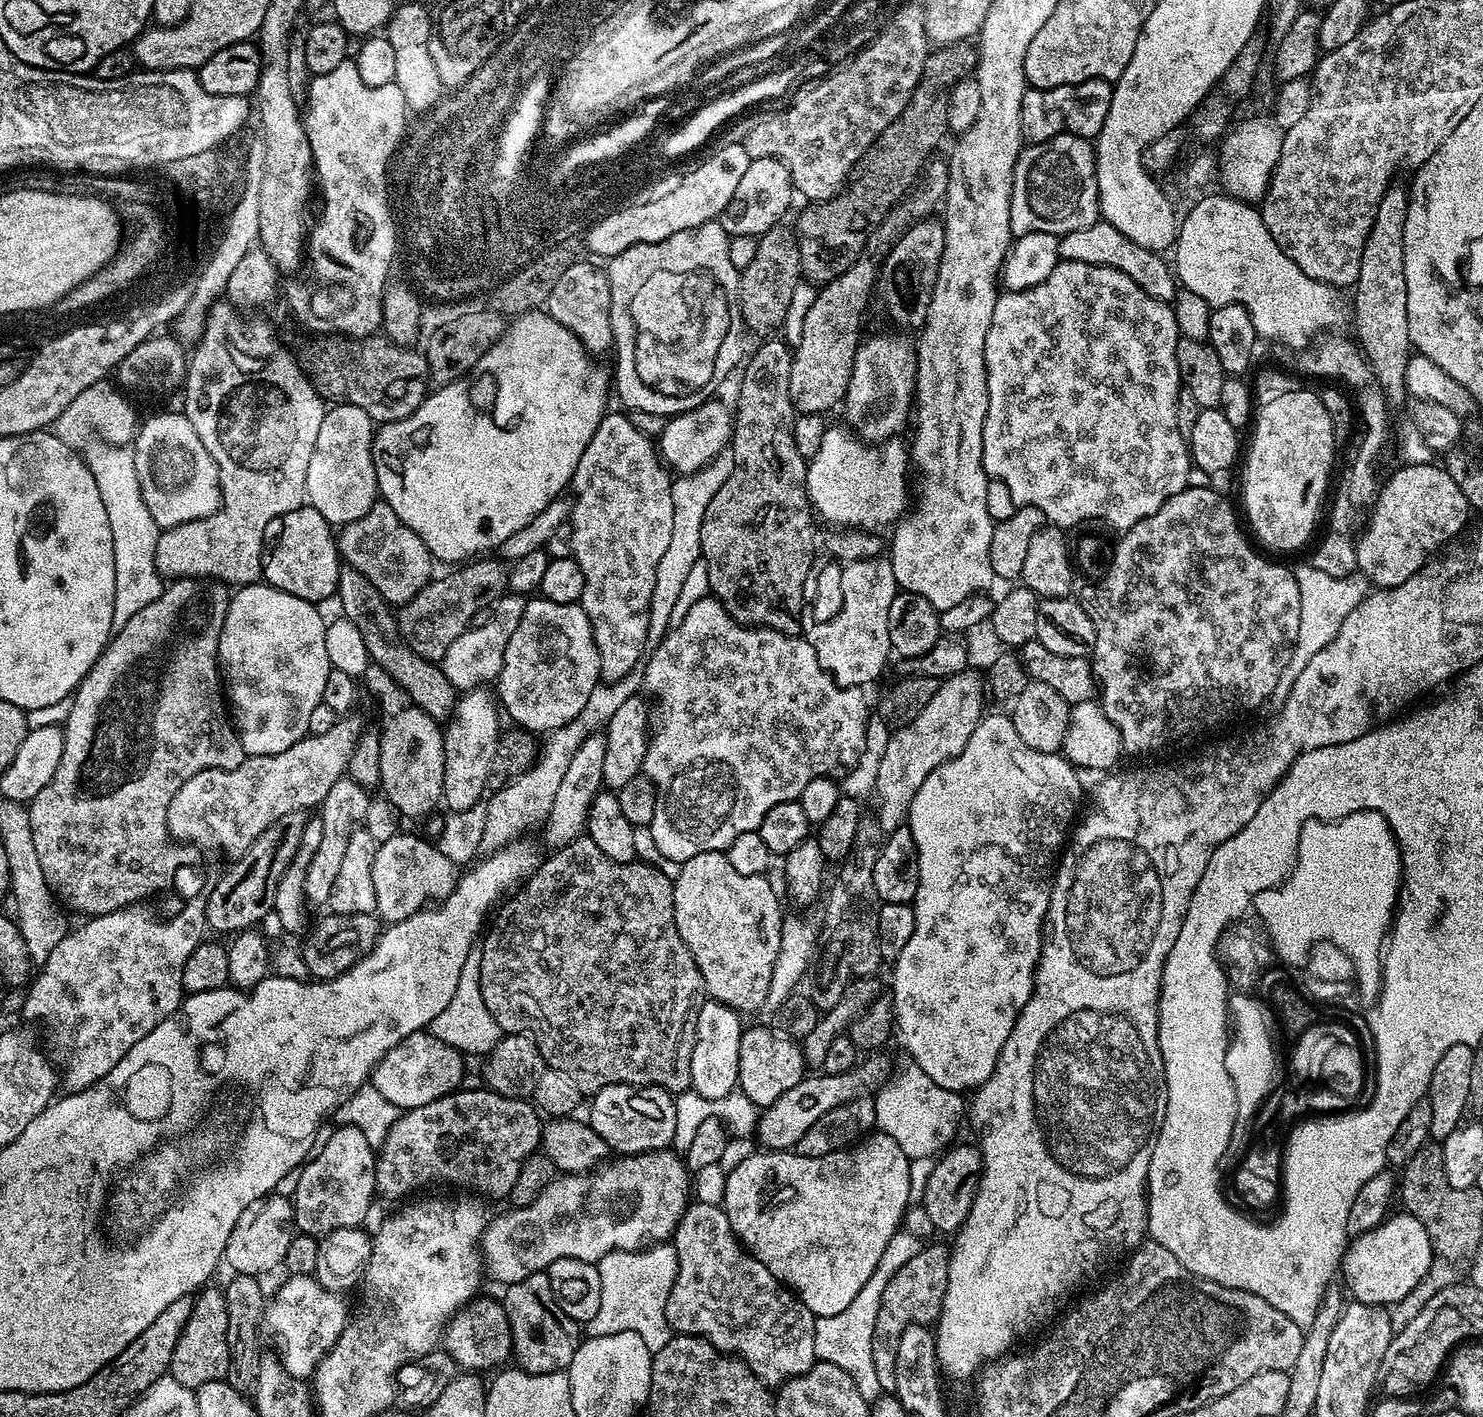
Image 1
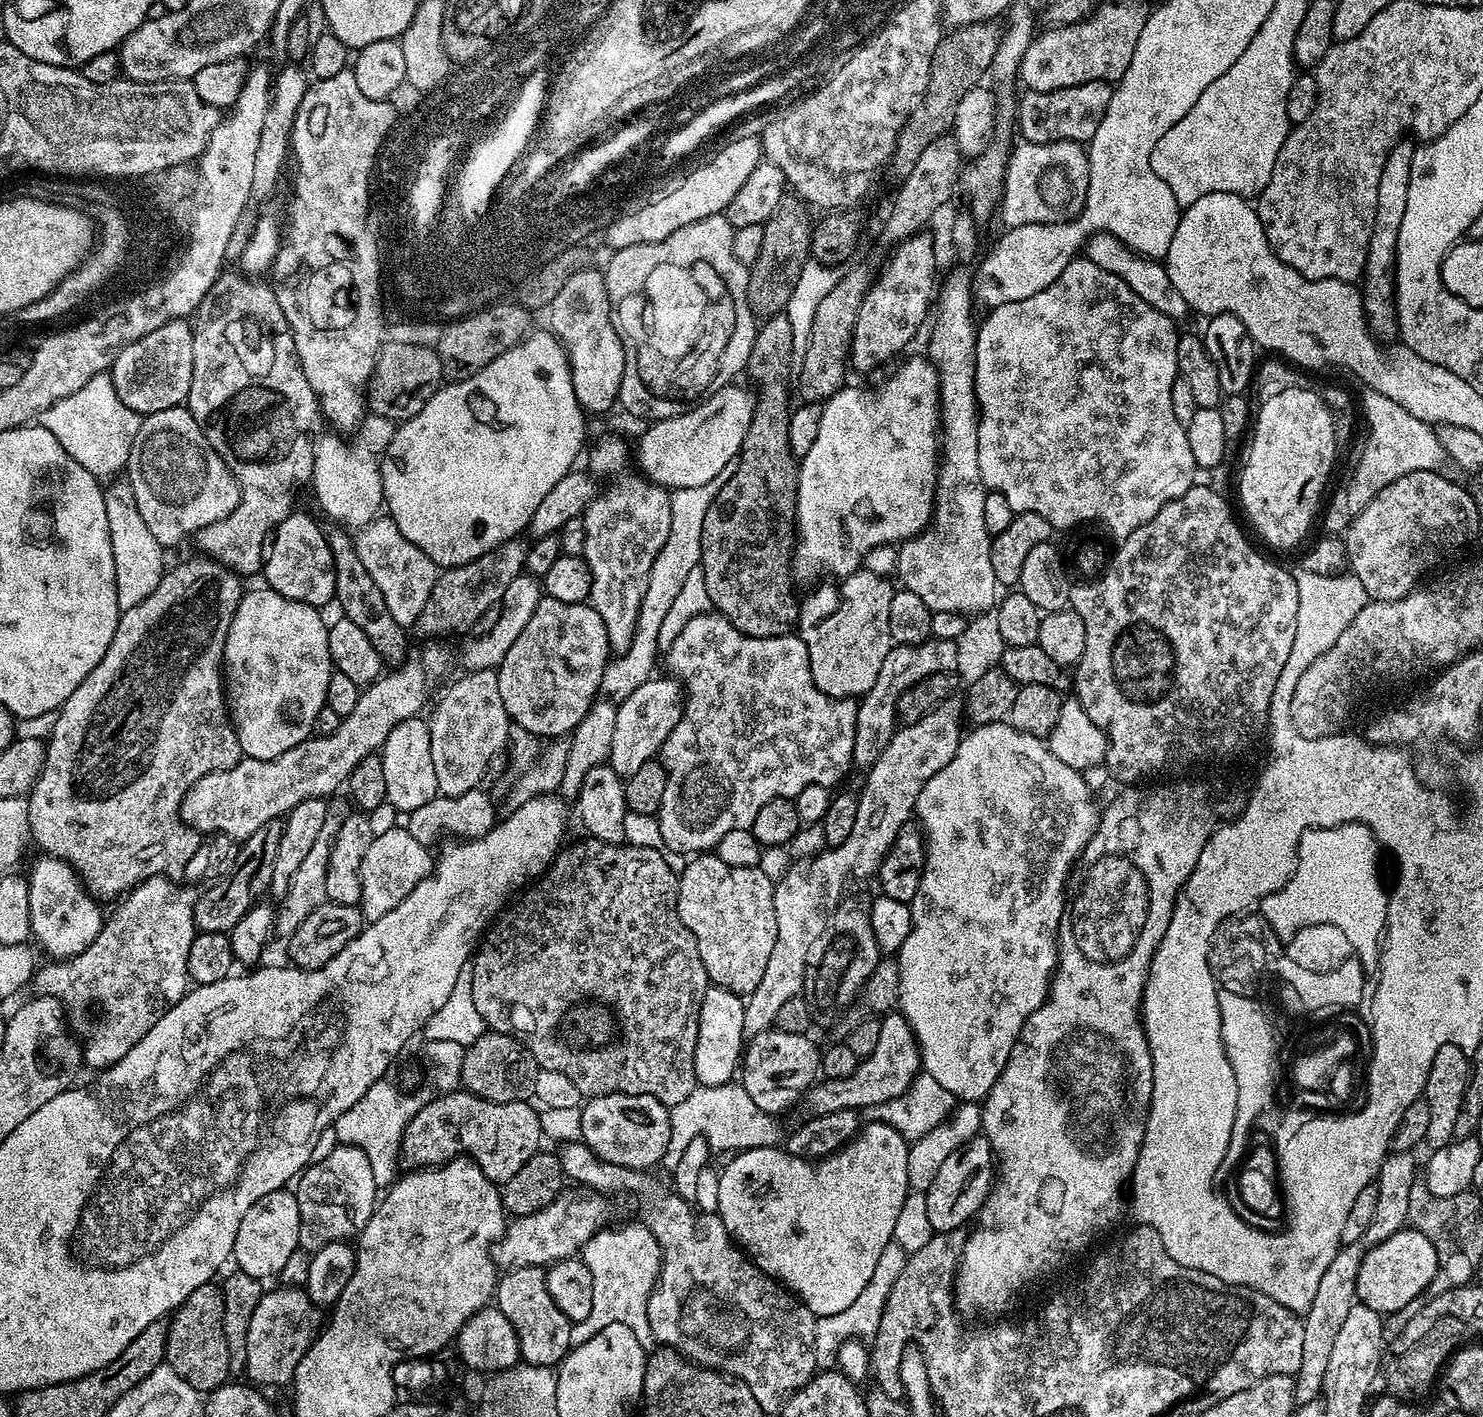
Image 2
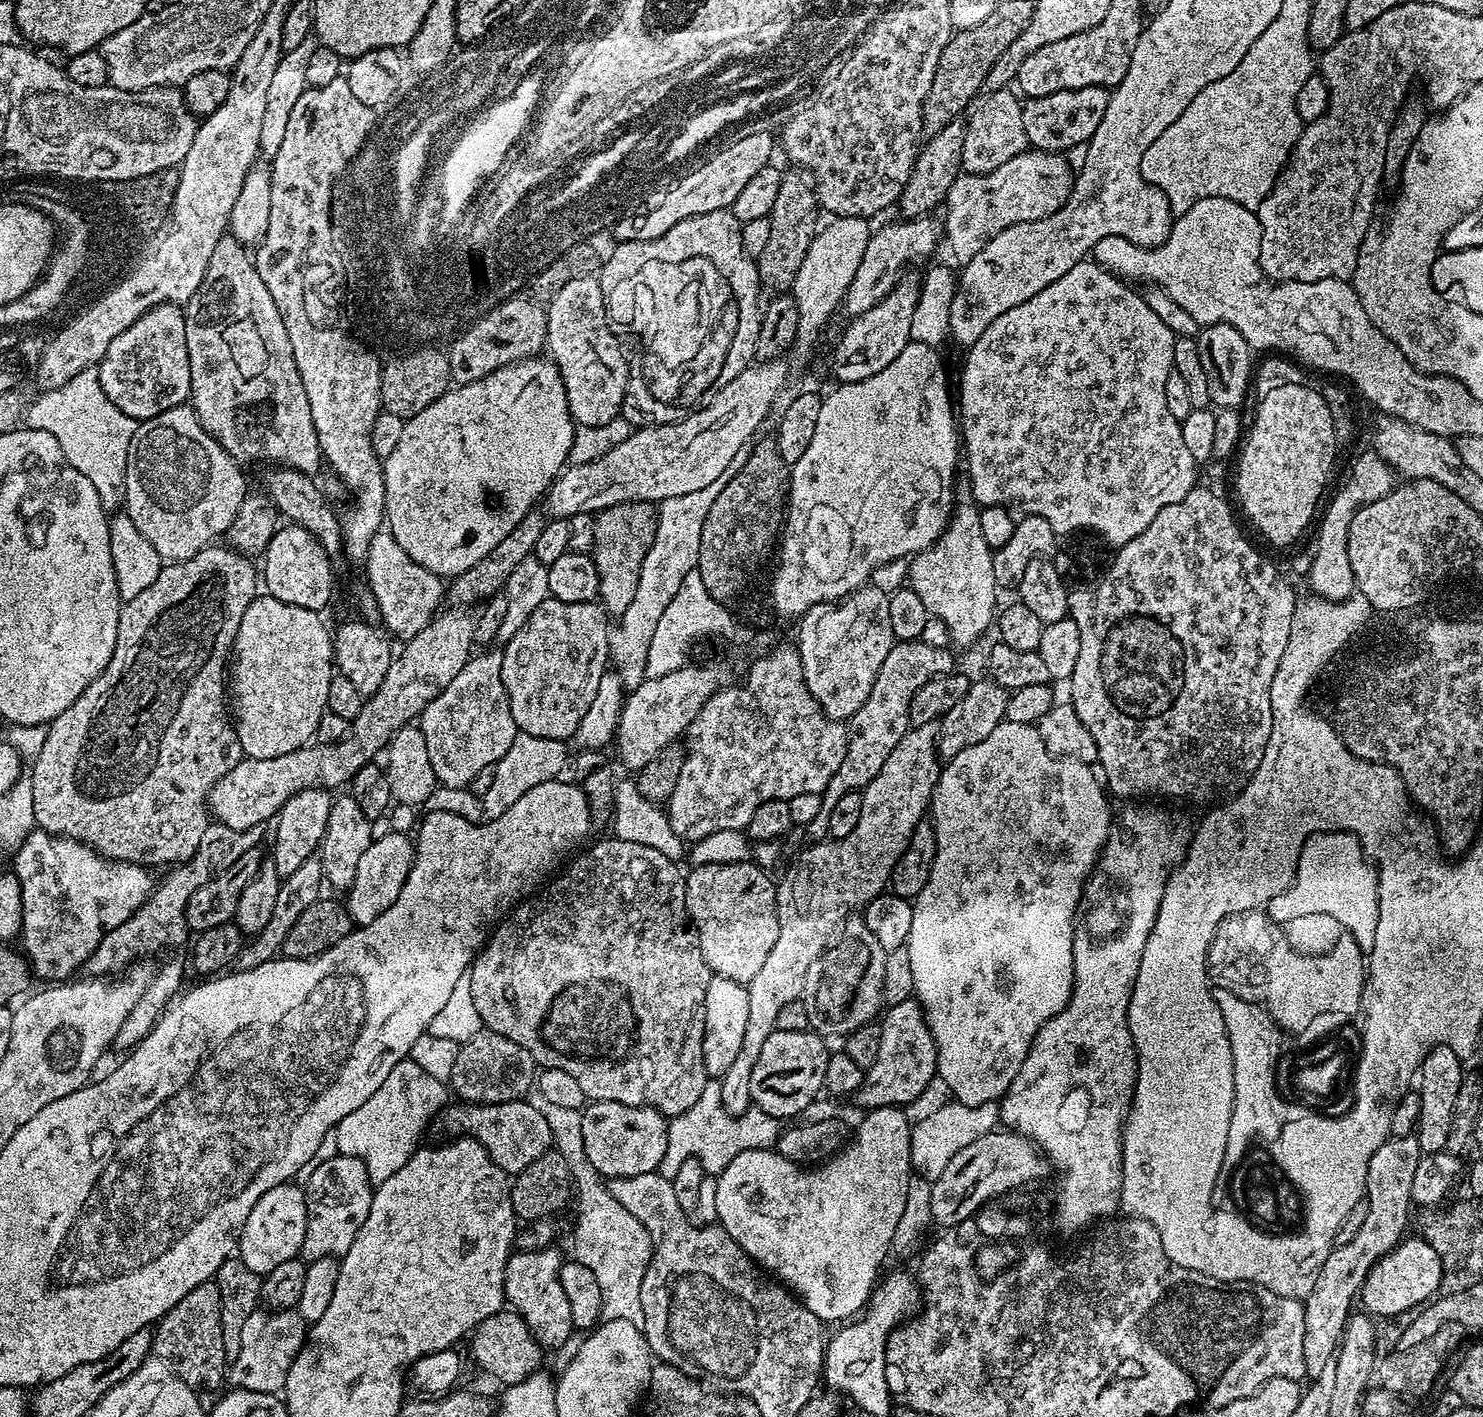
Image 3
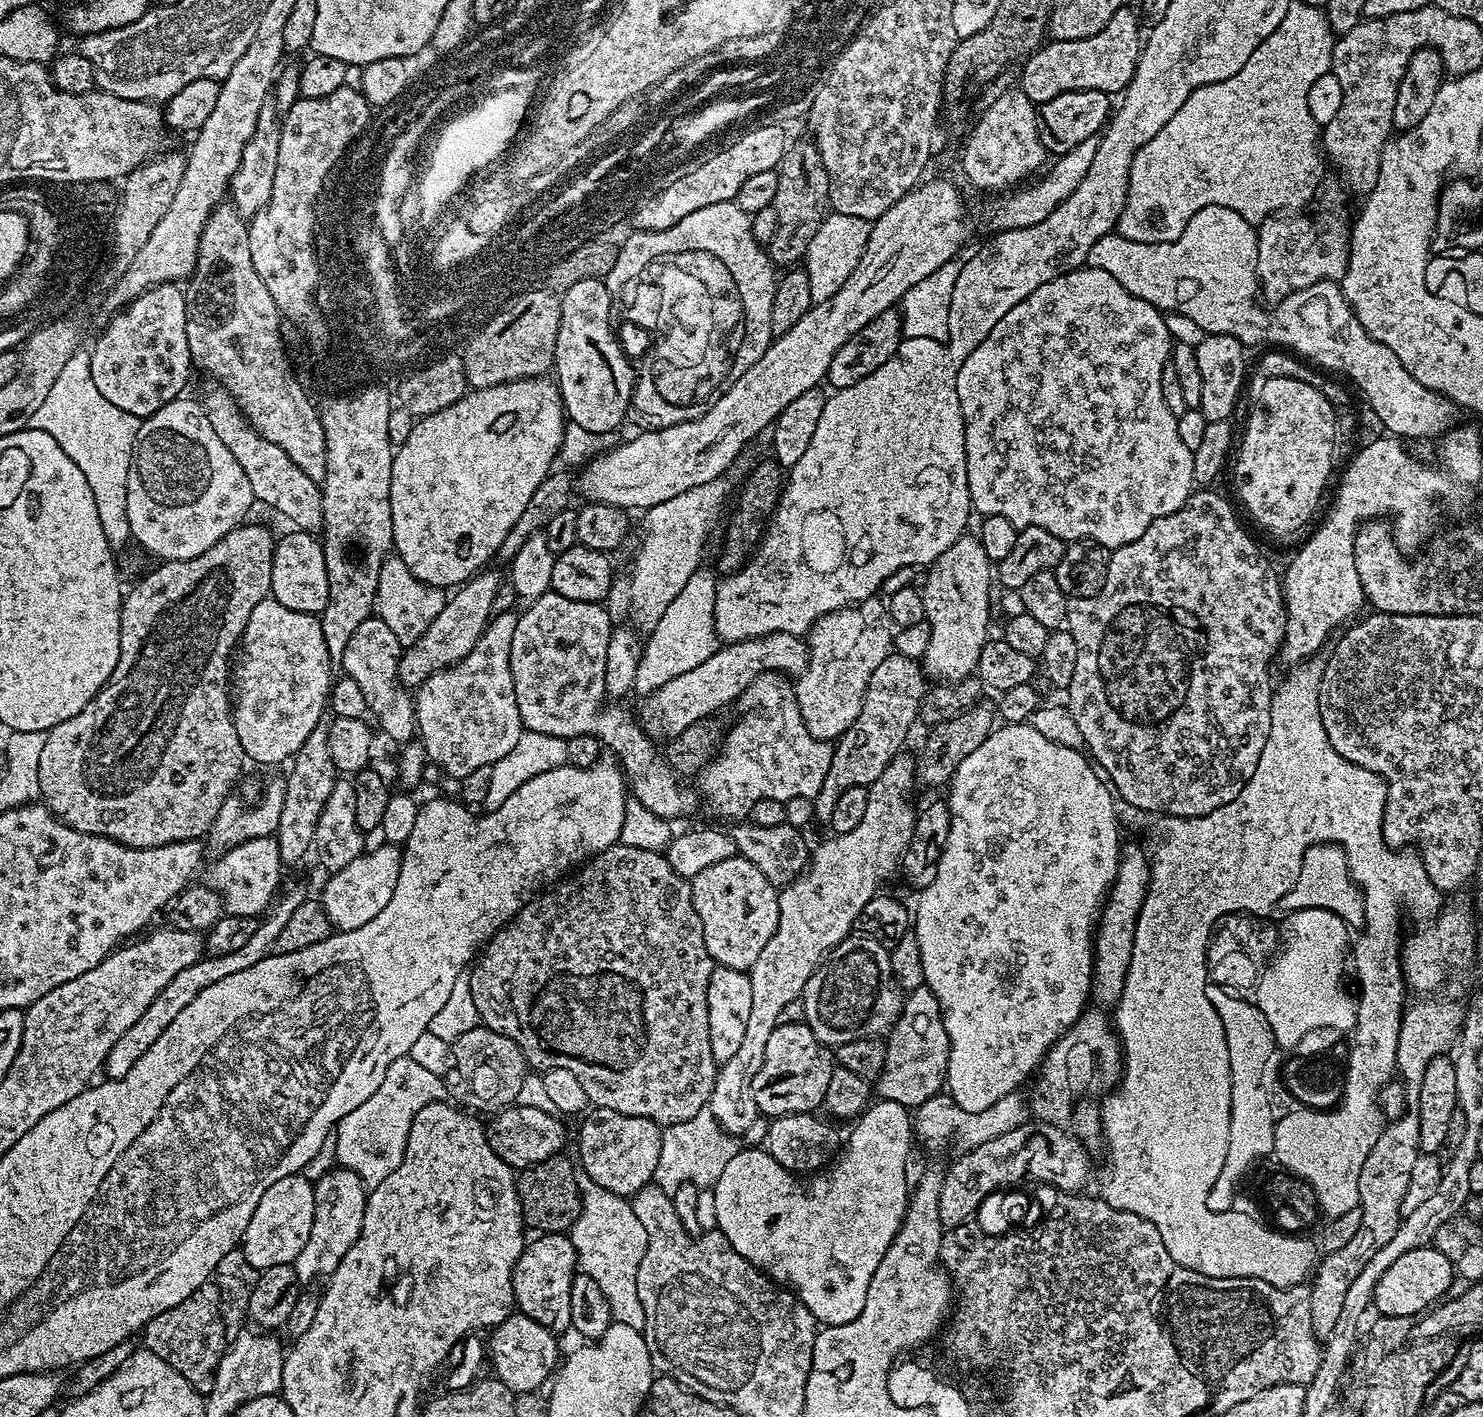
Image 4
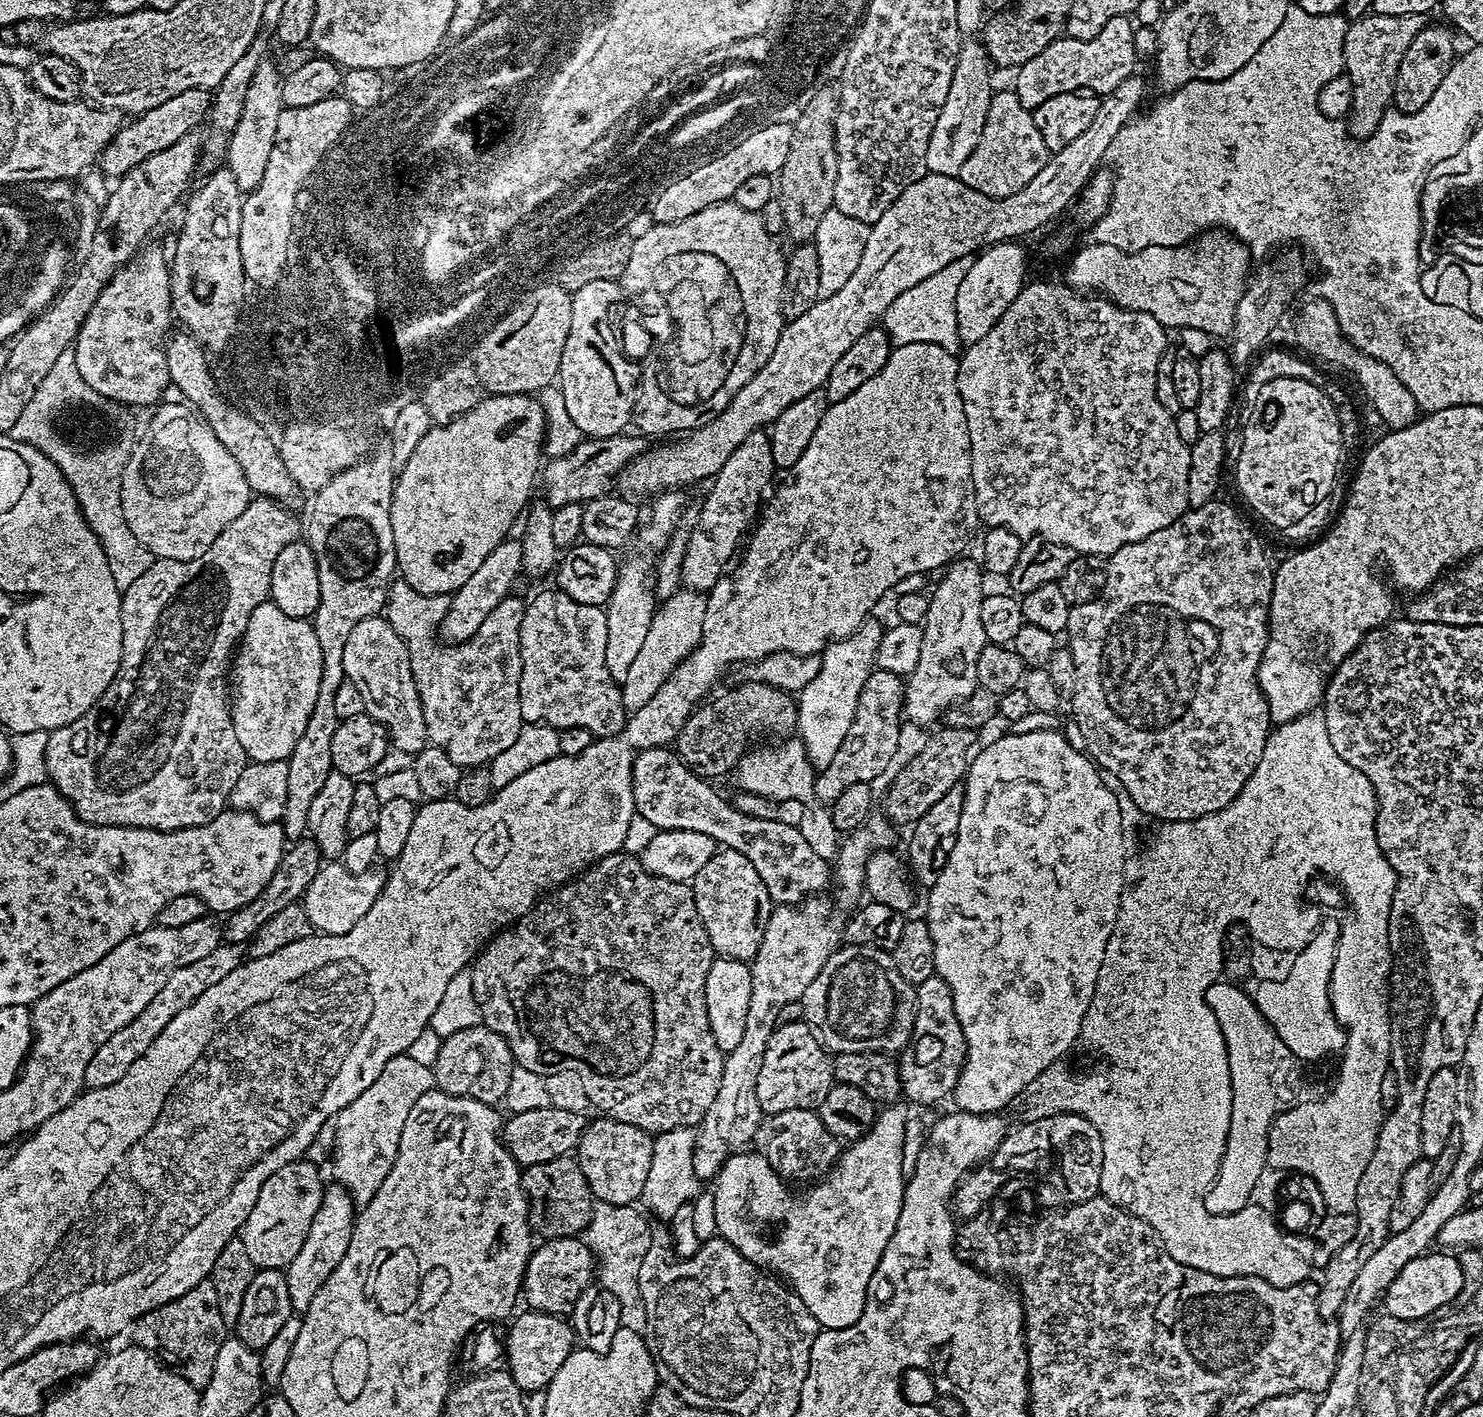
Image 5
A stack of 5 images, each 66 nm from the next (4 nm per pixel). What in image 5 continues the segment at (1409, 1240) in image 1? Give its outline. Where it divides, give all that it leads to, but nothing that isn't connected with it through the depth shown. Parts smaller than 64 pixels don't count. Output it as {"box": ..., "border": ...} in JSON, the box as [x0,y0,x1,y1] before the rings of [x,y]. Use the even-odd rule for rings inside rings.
{"box":[1382,1250,1464,1322],"border":[[[1429,1250],[1423,1256],[1414,1258],[1414,1262],[1406,1262],[1406,1266],[1402,1266],[1402,1270],[1398,1274],[1398,1278],[1394,1278],[1394,1282],[1390,1282],[1388,1291],[1382,1297],[1382,1308],[1393,1316],[1396,1322],[1420,1322],[1423,1316],[1435,1317],[1441,1310],[1447,1309],[1452,1299],[1458,1297],[1464,1291],[1464,1275],[1462,1274],[1462,1266],[1459,1259],[1451,1251],[1448,1250]]]}

